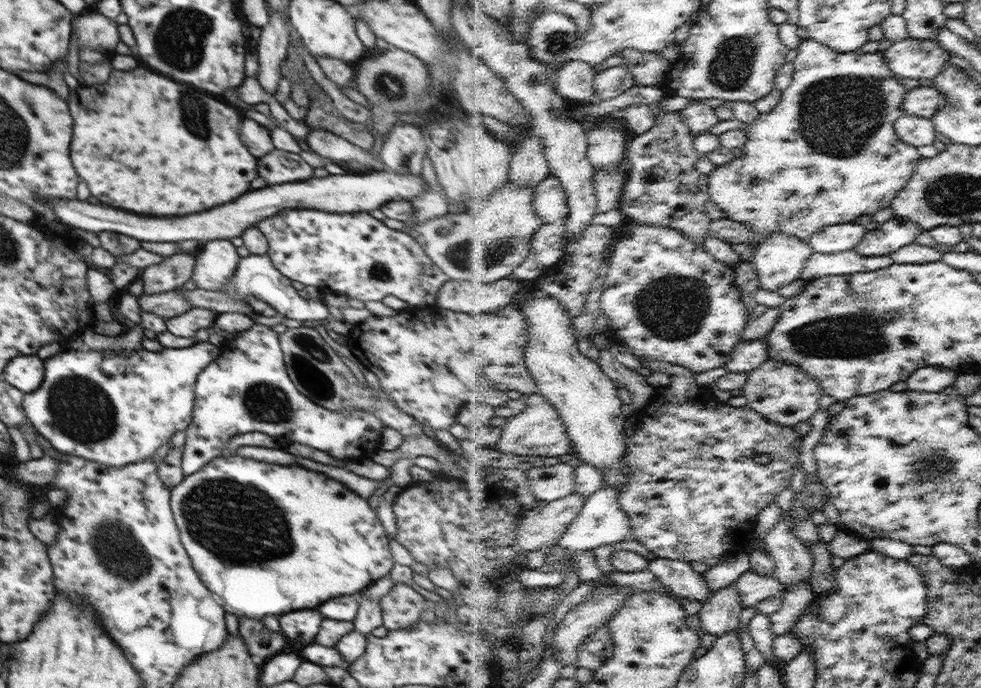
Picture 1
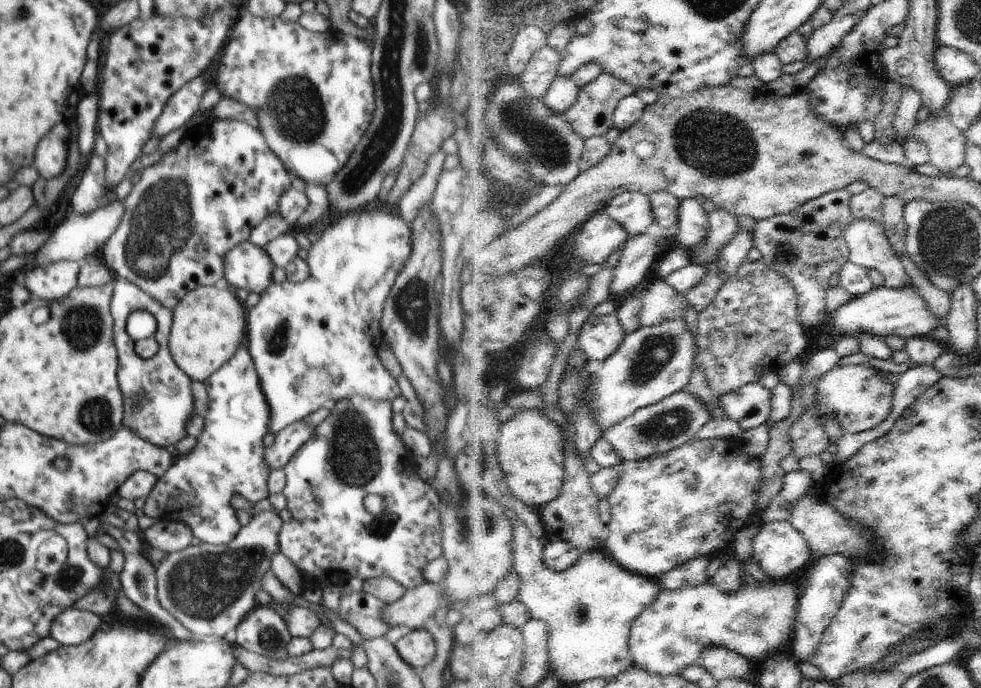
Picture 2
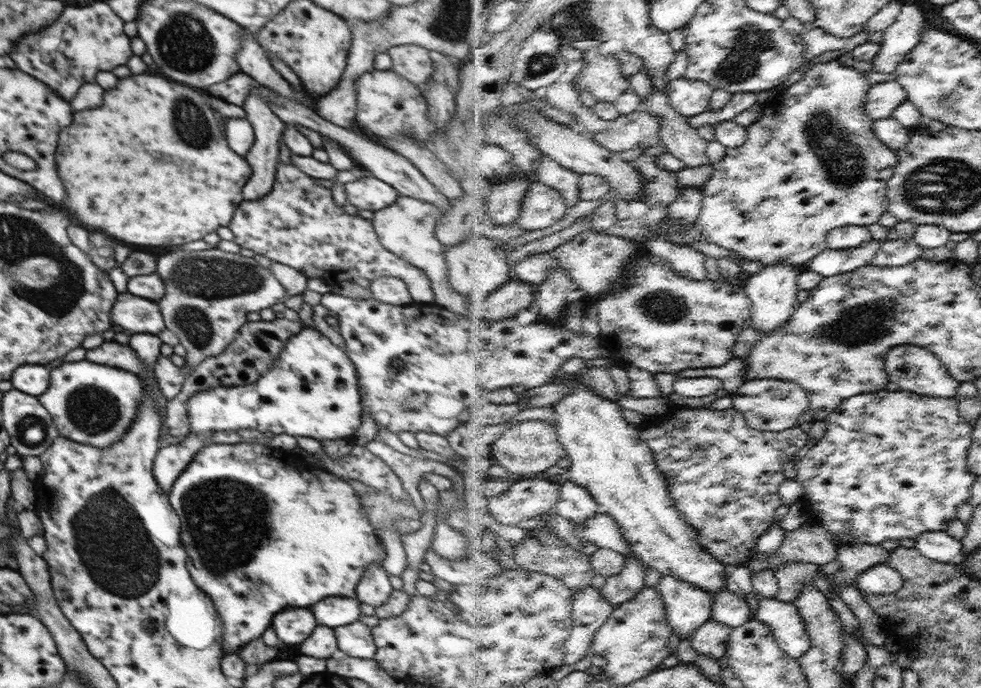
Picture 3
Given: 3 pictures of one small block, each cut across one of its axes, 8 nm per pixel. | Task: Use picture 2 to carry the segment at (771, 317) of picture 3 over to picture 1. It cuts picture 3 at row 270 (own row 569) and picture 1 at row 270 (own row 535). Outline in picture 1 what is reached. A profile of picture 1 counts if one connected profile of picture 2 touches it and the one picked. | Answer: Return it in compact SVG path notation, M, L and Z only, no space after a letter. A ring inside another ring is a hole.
M778 232L759 245L754 256L761 287L777 291L781 286L802 278L810 257L815 253L810 241L794 234Z

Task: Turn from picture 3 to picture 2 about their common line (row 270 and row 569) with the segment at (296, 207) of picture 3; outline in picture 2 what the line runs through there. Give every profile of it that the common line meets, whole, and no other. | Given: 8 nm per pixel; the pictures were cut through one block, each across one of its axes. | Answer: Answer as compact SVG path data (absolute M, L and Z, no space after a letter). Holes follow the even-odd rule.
M354 395L337 400L330 406L331 413L319 425L315 426L314 434L298 449L298 452L283 468L286 477L283 494L287 500L286 508L292 513L292 520L285 522L279 532L279 552L287 556L298 567L306 589L323 589L327 584L344 586L353 576L364 581L376 577L392 577L407 589L413 589L418 584L428 583L423 575L423 568L431 560L443 554L441 500L432 483L420 479L417 475L411 450L404 444L401 436L394 431L392 402ZM368 494L380 494L384 498L384 510L380 516L374 516L366 510L364 499Z

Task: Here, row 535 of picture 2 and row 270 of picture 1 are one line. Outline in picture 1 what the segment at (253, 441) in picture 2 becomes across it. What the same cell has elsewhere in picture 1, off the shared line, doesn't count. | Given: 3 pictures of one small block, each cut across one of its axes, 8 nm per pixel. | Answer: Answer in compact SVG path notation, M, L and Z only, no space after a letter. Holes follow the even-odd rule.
M208 240L195 254L192 282L202 290L220 291L232 282L240 256L230 240Z

